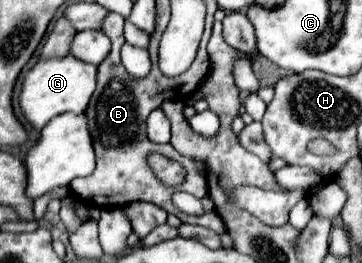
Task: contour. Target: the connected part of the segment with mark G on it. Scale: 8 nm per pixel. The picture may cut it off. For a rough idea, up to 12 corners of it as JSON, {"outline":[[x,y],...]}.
{"outline":[[71,54],[25,74],[19,106],[35,130],[83,114],[97,66]]}

